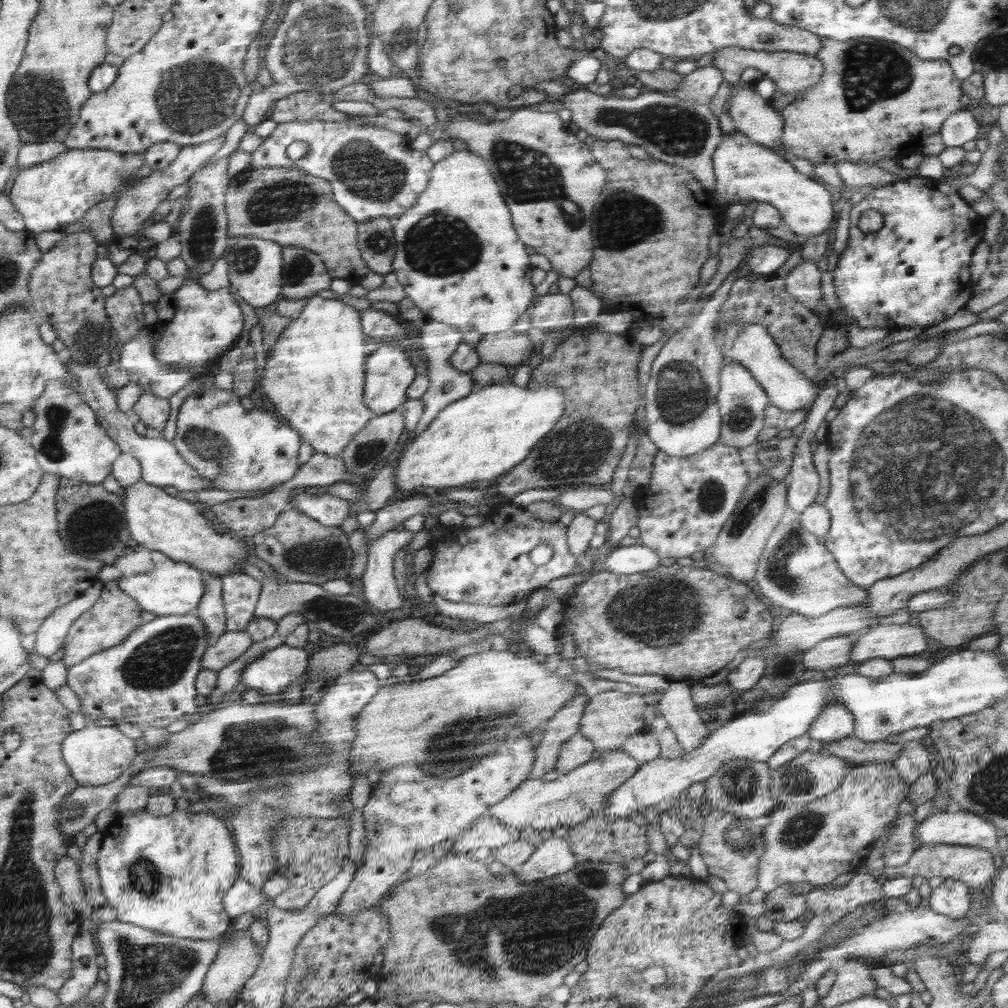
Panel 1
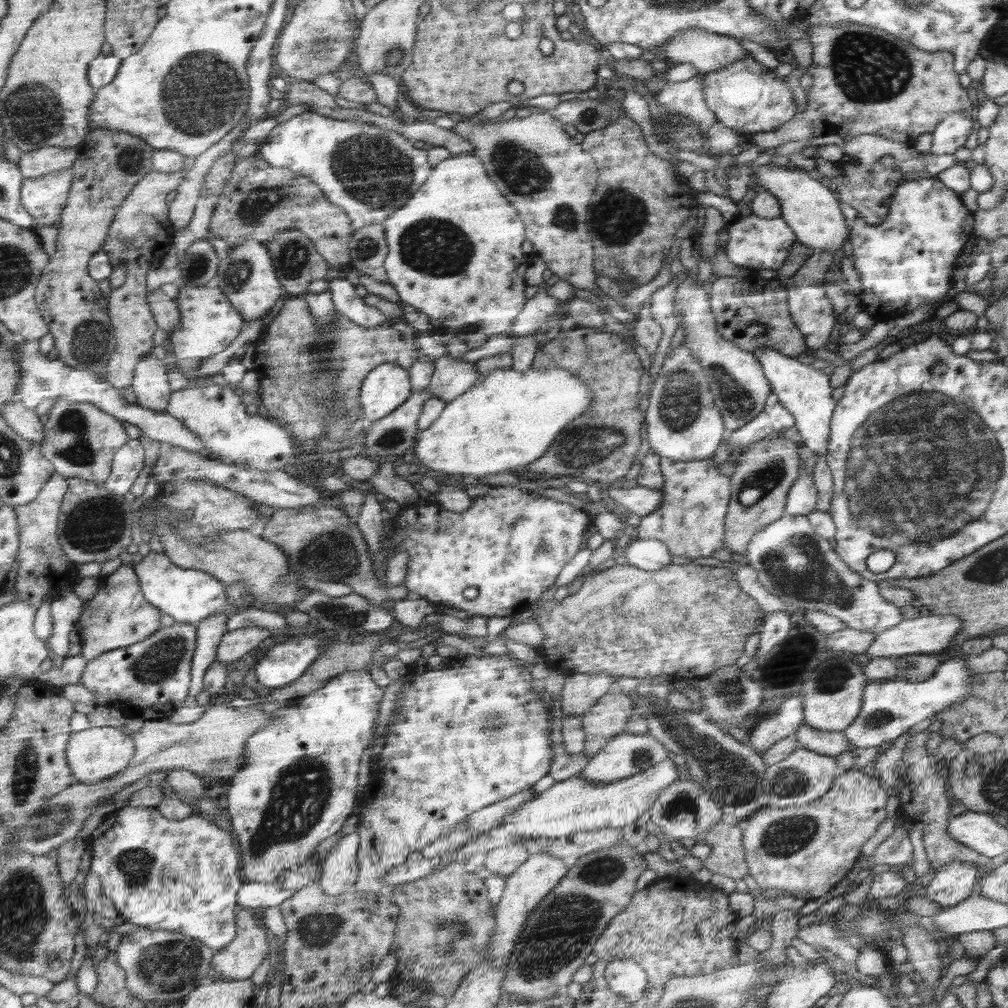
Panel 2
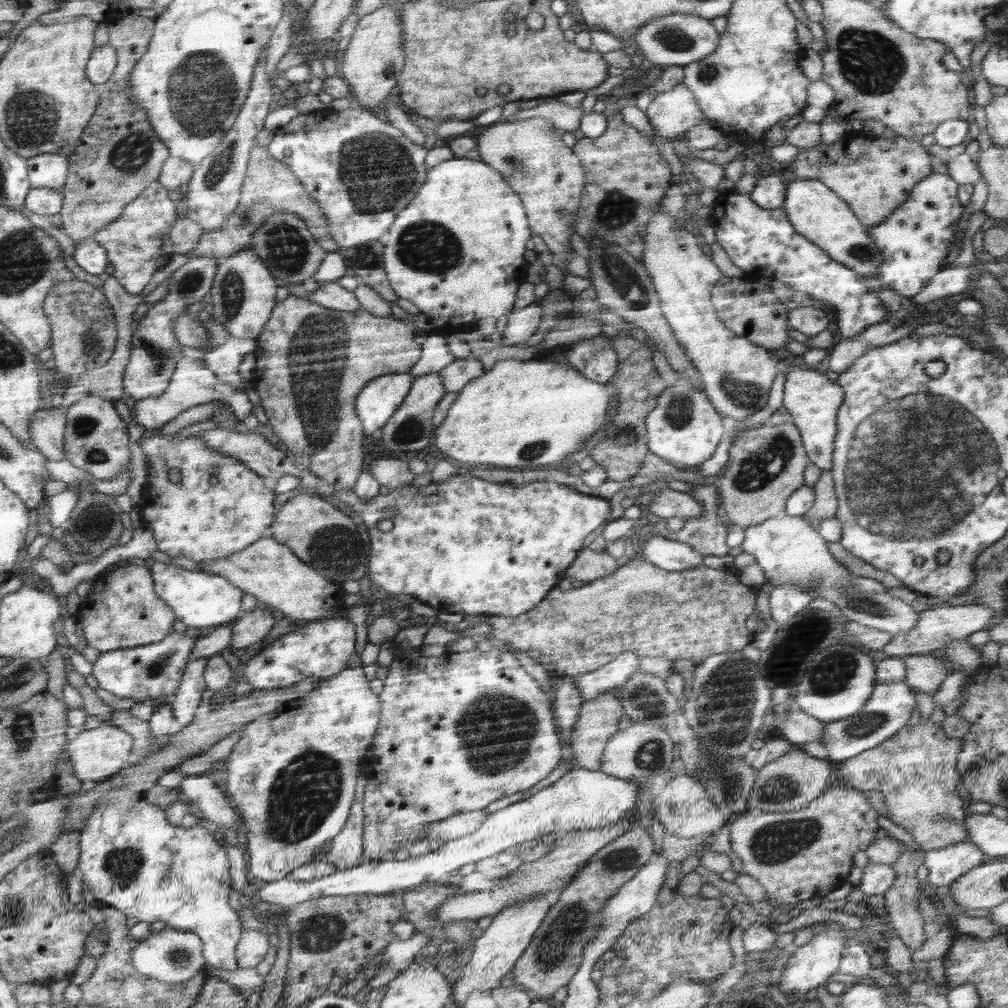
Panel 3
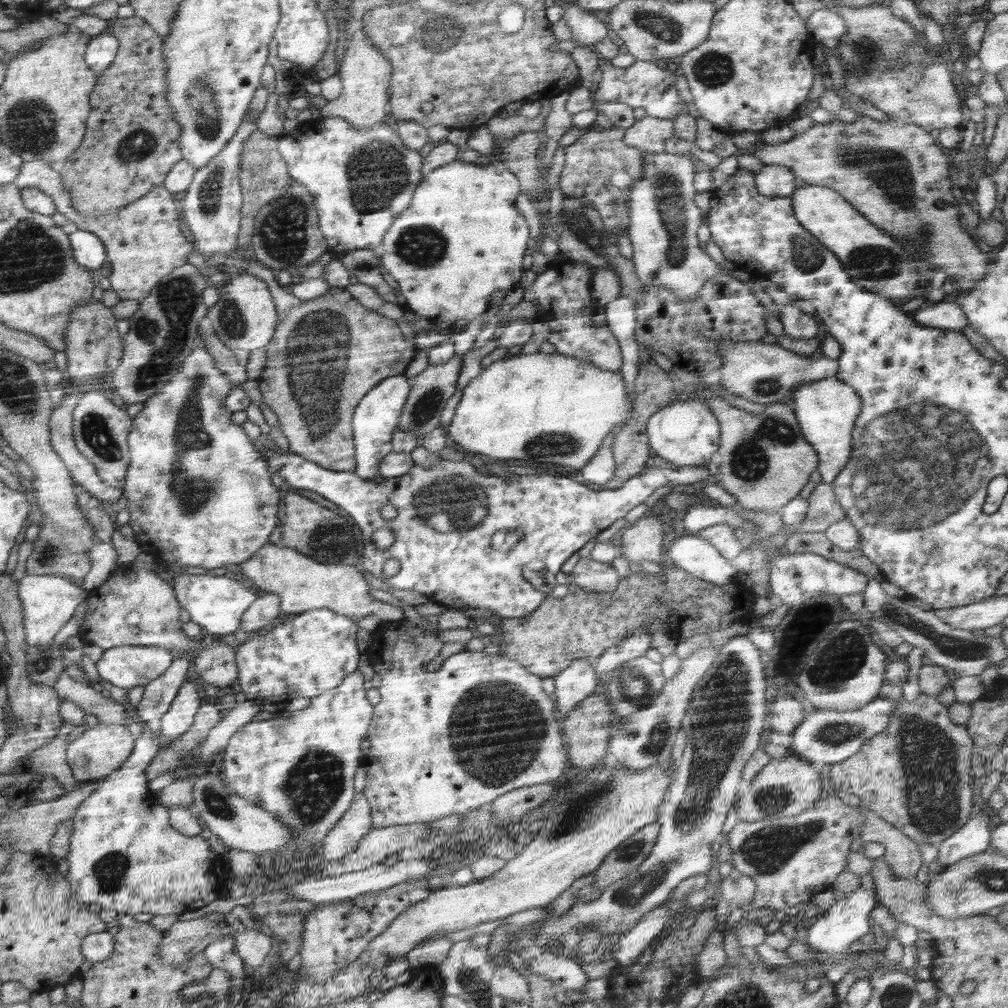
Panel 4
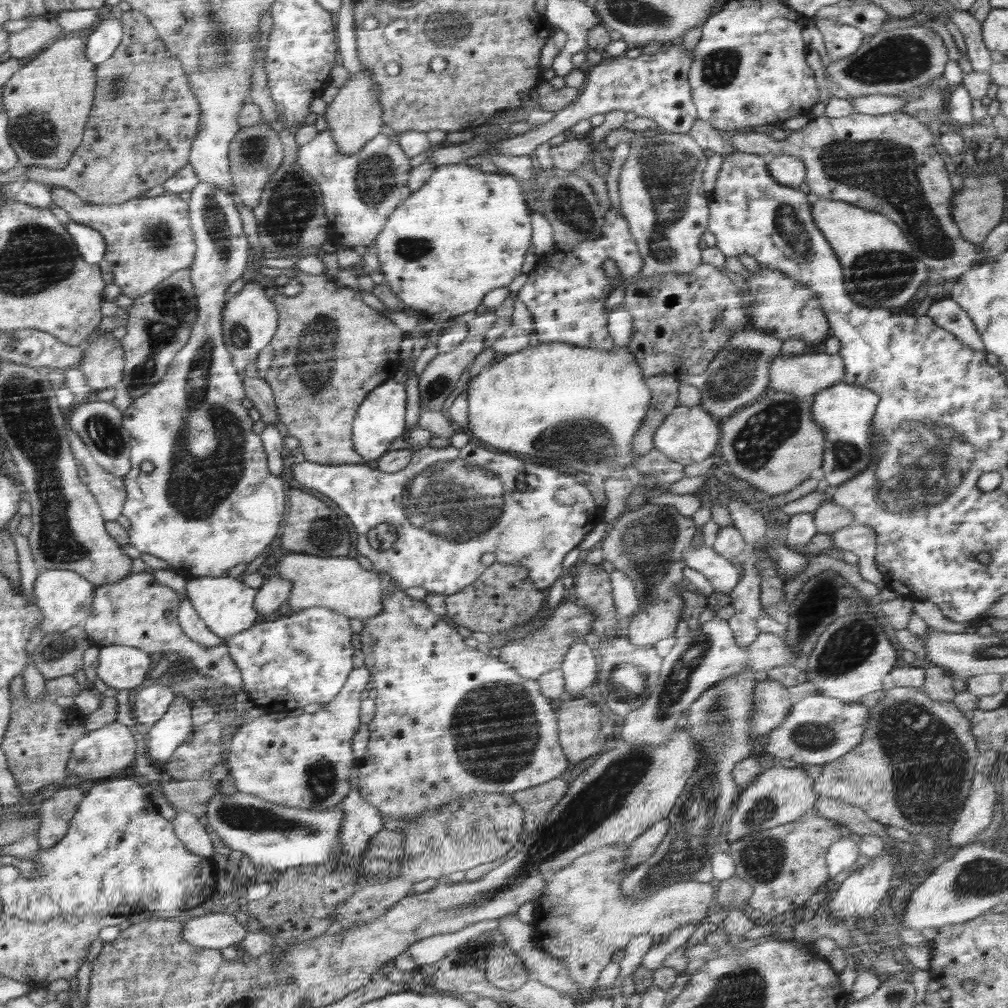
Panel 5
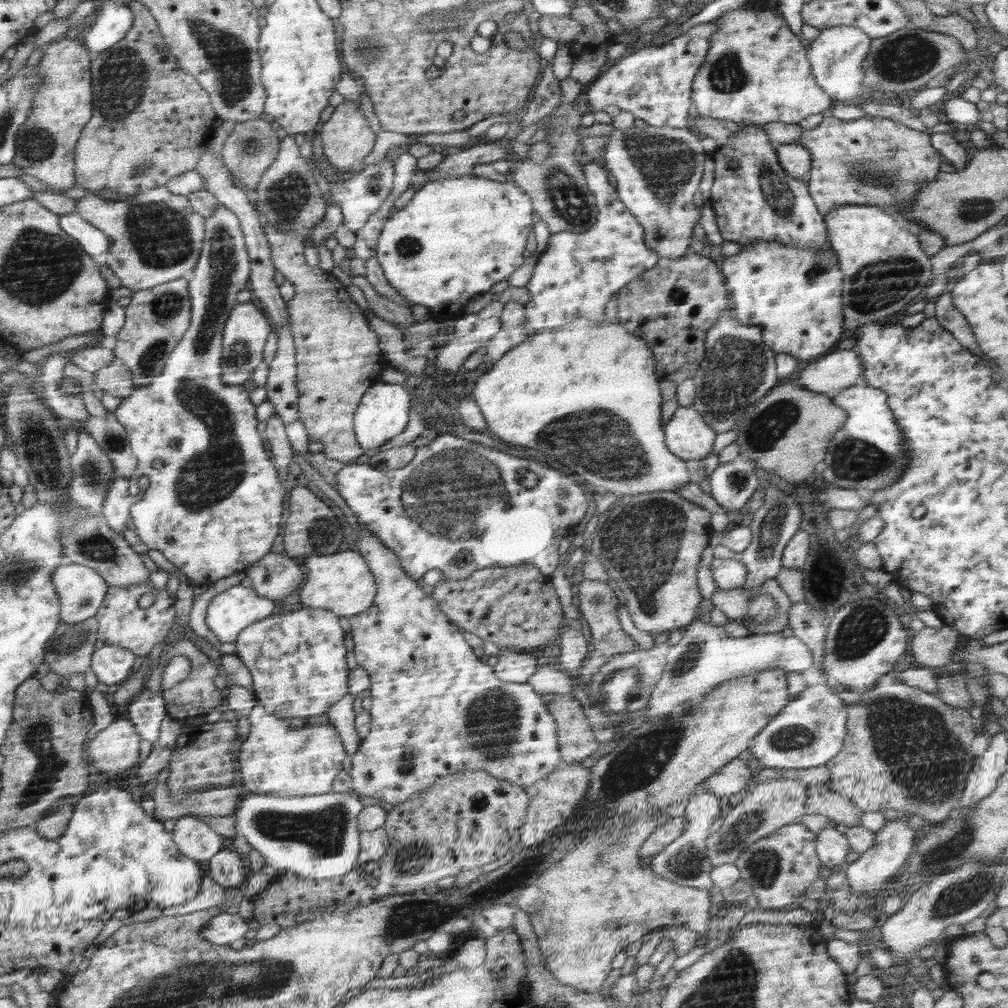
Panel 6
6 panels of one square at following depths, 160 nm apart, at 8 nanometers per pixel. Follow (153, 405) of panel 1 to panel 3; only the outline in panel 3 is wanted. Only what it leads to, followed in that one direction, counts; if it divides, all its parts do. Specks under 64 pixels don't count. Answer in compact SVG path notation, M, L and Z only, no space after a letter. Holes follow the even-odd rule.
M196 257L178 268L170 278L167 288L169 293L161 301L150 304L137 330L134 330L131 355L123 374L123 390L134 402L161 396L168 388L176 364L183 357L182 344L175 337L175 318L188 313L186 311L188 304L200 302L208 296L210 290L214 288L217 265L216 259Z

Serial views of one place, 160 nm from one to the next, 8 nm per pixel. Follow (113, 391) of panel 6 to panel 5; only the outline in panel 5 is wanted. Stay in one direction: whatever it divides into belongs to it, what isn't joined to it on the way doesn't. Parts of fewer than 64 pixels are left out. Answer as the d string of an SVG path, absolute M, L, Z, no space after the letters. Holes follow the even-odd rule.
M100 331L82 349L83 360L79 362L77 369L86 377L86 385L92 392L119 387L125 365L121 341L115 339L111 332Z

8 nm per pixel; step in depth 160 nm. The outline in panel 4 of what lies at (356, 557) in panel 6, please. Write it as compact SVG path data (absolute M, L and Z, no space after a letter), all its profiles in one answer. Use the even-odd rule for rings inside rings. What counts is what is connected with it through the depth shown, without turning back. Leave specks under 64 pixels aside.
M268 543L254 556L238 564L238 568L247 583L258 593L263 591L277 594L282 612L296 615L320 608L334 610L357 621L374 614L385 622L400 621L408 614L400 607L370 597L369 588L372 586L355 566L316 562L316 559L308 558L308 555L290 547Z

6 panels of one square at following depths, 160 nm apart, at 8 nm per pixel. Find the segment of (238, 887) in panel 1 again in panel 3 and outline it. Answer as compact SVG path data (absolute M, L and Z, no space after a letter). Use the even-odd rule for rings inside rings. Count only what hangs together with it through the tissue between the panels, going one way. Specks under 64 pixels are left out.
M576 767L573 768L572 770L568 770L567 773L564 776L562 776L562 778L559 778L556 782L553 782L550 786L547 786L546 789L542 789L540 792L536 793L535 795L522 799L521 801L511 804L506 808L497 810L493 813L489 813L487 815L487 820L485 820L483 824L480 825L480 828L476 830L476 832L463 836L462 838L459 839L446 841L446 844L444 846L441 846L438 850L435 850L434 852L423 854L422 856L417 856L417 857L411 856L409 858L406 858L405 860L394 860L393 858L389 857L383 861L372 861L369 863L363 862L361 865L356 866L354 868L348 868L348 870L344 871L336 871L334 874L330 874L329 876L320 879L315 879L312 881L290 881L288 880L288 878L285 878L283 880L270 882L270 883L253 884L249 892L253 896L253 900L263 901L266 903L270 903L272 905L277 905L277 907L279 908L288 908L296 906L302 904L302 902L312 901L314 899L322 897L354 896L356 894L382 895L382 894L392 894L395 892L403 893L406 890L418 887L419 885L424 885L425 883L432 883L435 881L438 882L439 879L445 874L448 874L454 870L459 870L461 867L469 863L476 863L477 861L488 858L489 856L500 854L500 852L502 852L503 850L510 848L524 848L525 846L528 846L531 841L535 839L540 840L542 836L546 836L546 834L552 834L552 832L556 832L559 835L564 835L566 833L571 834L572 832L580 832L581 830L592 830L594 828L604 828L606 826L612 826L613 824L618 824L618 821L623 820L623 818L627 816L627 814L631 812L631 810L635 810L636 804L638 804L638 792L640 792L640 783L638 782L638 780L616 778L615 776L604 774L603 771L600 770L588 770L582 767L578 768Z

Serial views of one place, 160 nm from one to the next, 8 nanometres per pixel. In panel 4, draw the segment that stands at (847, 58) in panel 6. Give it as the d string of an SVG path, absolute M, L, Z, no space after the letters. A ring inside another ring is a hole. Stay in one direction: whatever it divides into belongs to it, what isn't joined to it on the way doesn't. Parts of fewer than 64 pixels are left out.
M820 9L807 18L808 30L815 34L818 42L835 44L838 38L844 38L847 23L833 9Z

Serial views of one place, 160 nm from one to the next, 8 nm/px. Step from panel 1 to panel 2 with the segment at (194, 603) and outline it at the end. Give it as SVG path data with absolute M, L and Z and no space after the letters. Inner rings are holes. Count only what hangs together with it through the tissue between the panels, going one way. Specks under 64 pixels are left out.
M150 551L140 562L133 564L133 569L139 575L139 585L147 601L172 616L175 622L196 625L215 612L226 611L226 583L220 582L215 575L176 566L164 552L156 551Z

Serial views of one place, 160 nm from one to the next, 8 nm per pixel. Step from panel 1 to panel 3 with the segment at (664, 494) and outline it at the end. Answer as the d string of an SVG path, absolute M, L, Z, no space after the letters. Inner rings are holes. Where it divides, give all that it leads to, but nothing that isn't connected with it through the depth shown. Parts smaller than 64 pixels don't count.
M694 488L688 493L703 506L702 516L685 518L684 526L676 532L670 532L666 528L667 520L662 519L654 524L654 534L689 544L704 557L727 555L726 526L718 518L718 490Z

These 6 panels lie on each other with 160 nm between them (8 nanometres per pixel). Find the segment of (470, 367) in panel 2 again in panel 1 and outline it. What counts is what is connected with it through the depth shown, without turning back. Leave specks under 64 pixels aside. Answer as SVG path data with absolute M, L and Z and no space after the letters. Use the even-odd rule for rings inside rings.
M428 320L427 323L421 327L420 333L420 347L428 359L428 375L429 387L427 392L419 399L424 403L424 414L418 422L418 426L412 432L417 435L424 433L424 430L438 417L438 414L448 406L466 396L470 395L475 390L474 380L472 375L468 372L460 372L456 370L450 363L450 355L457 349L457 345L462 343L462 331L456 327L450 327L443 322Z

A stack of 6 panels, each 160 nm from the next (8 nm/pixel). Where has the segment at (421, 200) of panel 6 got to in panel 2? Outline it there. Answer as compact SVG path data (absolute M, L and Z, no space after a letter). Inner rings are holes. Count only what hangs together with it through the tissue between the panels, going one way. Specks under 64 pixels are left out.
M473 153L451 155L435 164L432 182L419 190L404 210L392 213L382 223L389 248L383 264L387 280L399 294L400 302L428 315L430 333L466 330L476 334L481 329L501 335L510 330L523 306L531 300L525 271L532 266L534 256L524 253L524 242L528 242L526 226L516 208L486 176L482 164Z

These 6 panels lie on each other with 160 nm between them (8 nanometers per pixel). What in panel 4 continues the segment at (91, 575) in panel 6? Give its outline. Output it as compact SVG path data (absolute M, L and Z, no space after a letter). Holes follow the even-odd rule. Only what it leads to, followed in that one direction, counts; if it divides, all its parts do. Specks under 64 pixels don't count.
M40 575L23 577L18 582L18 596L23 610L25 641L31 647L50 643L52 636L72 618L74 610L84 602L86 590L64 580L62 575Z

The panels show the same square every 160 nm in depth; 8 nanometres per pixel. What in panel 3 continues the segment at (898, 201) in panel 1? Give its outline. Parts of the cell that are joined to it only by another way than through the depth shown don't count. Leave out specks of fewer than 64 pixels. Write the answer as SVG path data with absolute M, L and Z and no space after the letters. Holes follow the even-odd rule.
M932 173L886 220L867 227L867 235L883 256L877 278L888 290L912 298L923 292L943 264L948 264L952 255L949 248L955 245L952 240L966 210L958 200L958 188L949 174Z

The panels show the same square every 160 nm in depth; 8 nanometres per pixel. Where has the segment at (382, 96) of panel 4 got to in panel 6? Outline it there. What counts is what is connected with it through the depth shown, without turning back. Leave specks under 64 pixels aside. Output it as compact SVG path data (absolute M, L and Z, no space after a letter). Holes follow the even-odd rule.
M344 101L341 105L334 107L334 112L326 120L320 123L319 134L321 136L323 154L328 158L330 165L334 166L340 172L352 170L356 162L360 162L362 158L367 158L375 146L374 132L370 130L366 118L360 109L360 105L353 101Z

